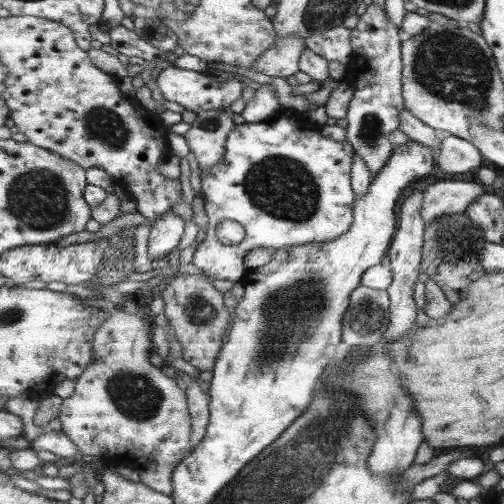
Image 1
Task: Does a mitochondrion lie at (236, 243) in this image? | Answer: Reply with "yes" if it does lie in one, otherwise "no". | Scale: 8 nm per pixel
no

